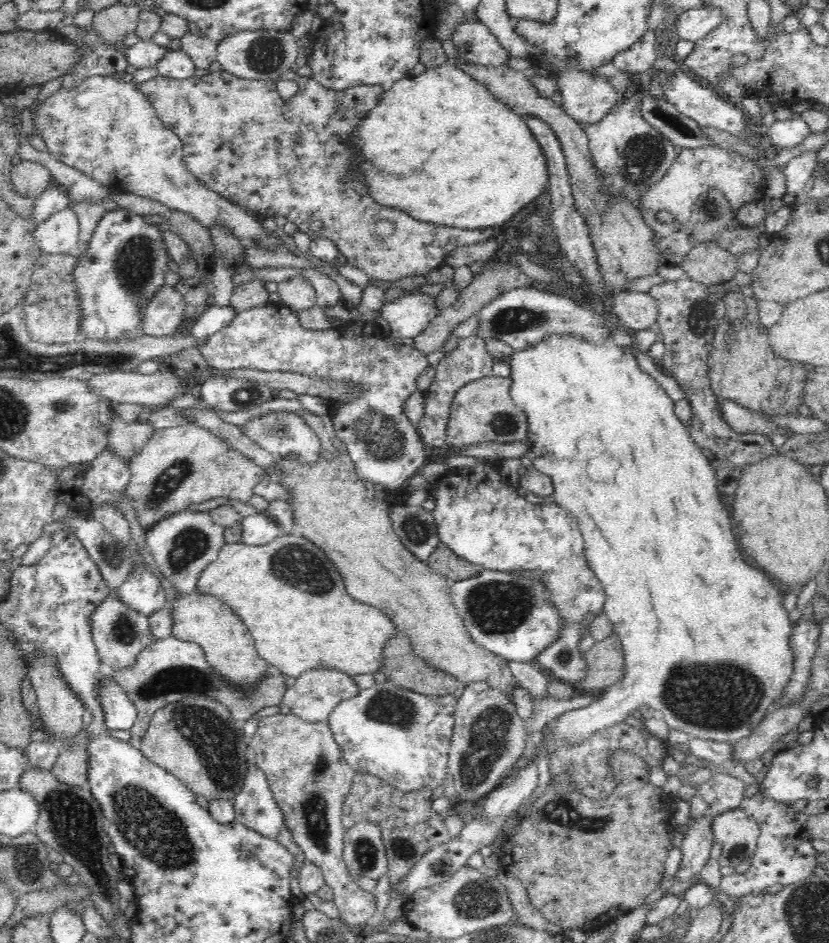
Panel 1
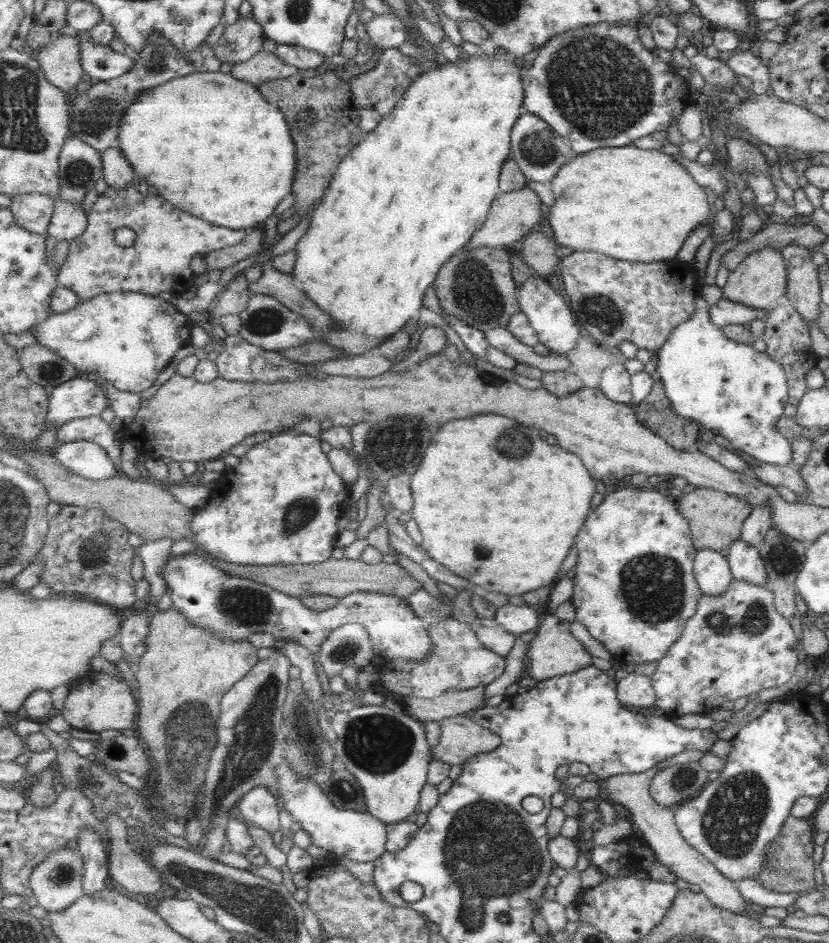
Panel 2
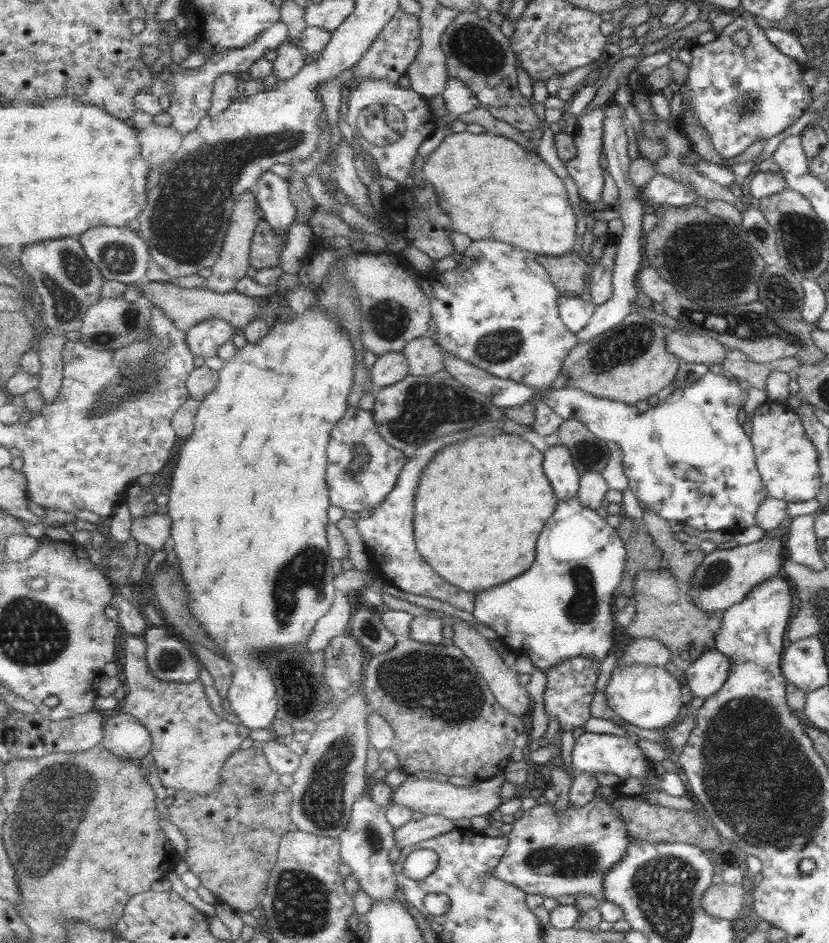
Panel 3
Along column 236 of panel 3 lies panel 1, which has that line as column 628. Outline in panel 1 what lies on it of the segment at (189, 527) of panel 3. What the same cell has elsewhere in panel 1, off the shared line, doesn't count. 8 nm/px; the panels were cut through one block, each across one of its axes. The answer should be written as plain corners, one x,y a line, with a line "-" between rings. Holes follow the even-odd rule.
552,334
544,342
528,350
515,351
509,363
512,369
510,374
512,399
524,410
529,421
526,457
532,460
536,470
551,477
554,483
554,494
551,500
577,518
584,540
583,553
587,565
603,584
606,600
602,612
608,615
614,632
620,635
625,660
625,674
622,680
610,686
600,700
592,702
586,708
566,711
548,726
552,729
550,754
562,743
579,743
590,733
606,725
630,719
630,713
638,710
642,705
653,708
659,717
664,718
669,728
681,730
691,738
698,737
727,743
748,738
754,732
754,728
770,713
770,706
776,704
786,694
786,688
795,676
796,653
792,651
790,644
794,624
790,622
790,612
784,608
782,590
772,582
771,577
764,570
756,570
744,562
736,544
736,536
730,526
732,515
728,514
726,506
720,501
721,492
718,490
716,473
704,452
695,445
688,426
684,425
675,414
676,403
654,378
640,369
635,357
627,348
613,343
588,344
573,336

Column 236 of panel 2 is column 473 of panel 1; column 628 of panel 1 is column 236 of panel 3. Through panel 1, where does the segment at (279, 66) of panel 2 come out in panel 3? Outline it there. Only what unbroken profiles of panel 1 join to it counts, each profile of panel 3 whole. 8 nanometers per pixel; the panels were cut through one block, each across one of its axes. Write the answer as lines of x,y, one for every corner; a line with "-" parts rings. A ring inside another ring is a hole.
248,190
237,200
228,235
225,237
225,244
221,251
222,255
212,266
211,275
206,278
206,284
203,287
221,293
235,291
237,280
247,276
247,270
252,267
253,239
256,235
257,225
264,216
265,213
260,208
255,191

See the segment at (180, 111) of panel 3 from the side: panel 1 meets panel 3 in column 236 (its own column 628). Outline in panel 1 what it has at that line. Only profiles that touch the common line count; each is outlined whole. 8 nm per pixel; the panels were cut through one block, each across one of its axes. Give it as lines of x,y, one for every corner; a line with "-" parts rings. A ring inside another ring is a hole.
648,30
630,49
615,57
613,65
629,74
653,70
657,58
656,38
653,30

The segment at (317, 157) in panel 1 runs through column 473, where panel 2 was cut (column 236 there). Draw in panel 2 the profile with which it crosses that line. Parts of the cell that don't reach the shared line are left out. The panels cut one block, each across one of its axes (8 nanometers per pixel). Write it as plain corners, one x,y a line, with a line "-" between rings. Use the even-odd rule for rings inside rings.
108,186
100,194
88,214
88,227
80,237
75,237
69,242
68,256
57,274
58,284
77,291
81,300
85,301
100,294
119,291
142,292
146,295
157,295
161,292
184,294
194,286
193,280
196,275
191,270
191,262
195,256
199,254
206,256
209,252
235,246
243,242
248,233
245,229
227,228
207,222
207,220
199,220
197,216
169,204
161,194
145,196
144,188
134,189
133,186
123,189
-
117,228
130,228
137,234
130,248
117,248
115,245

